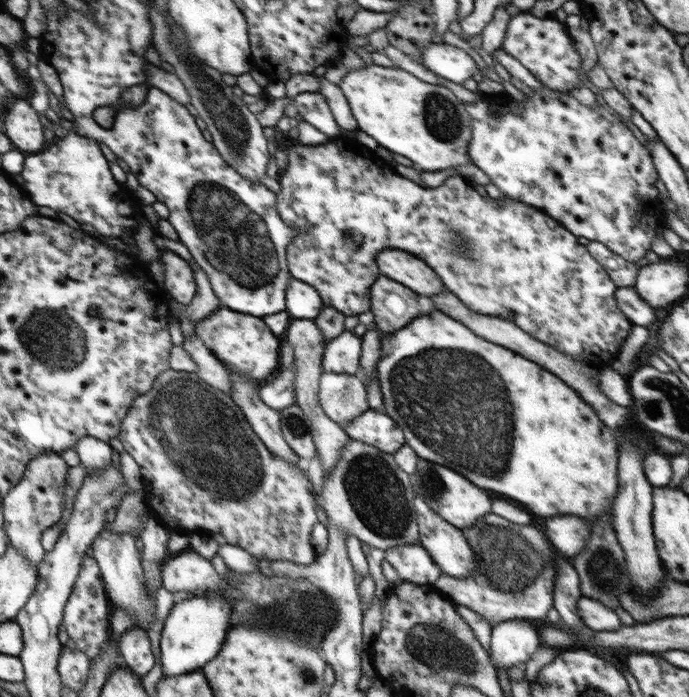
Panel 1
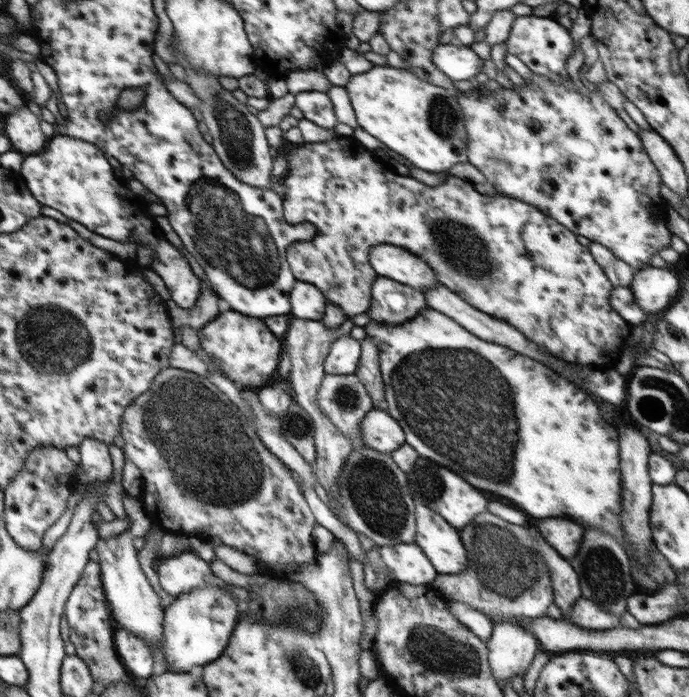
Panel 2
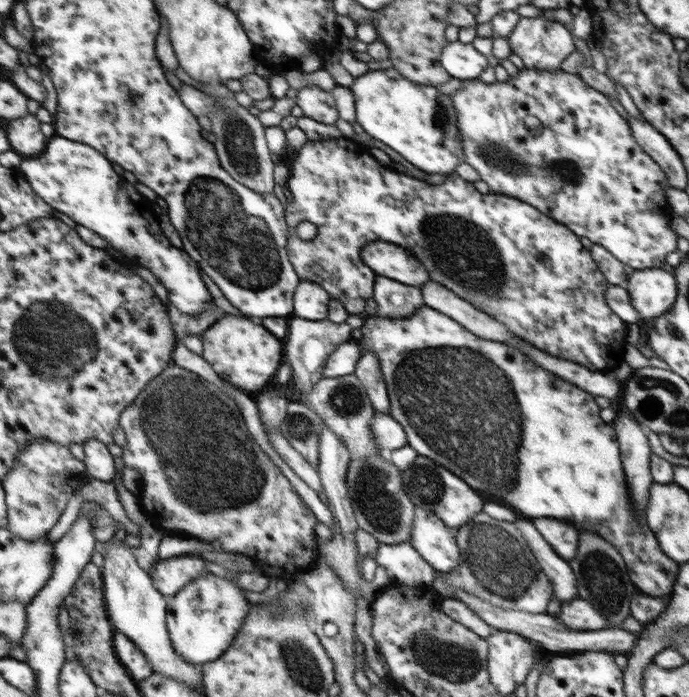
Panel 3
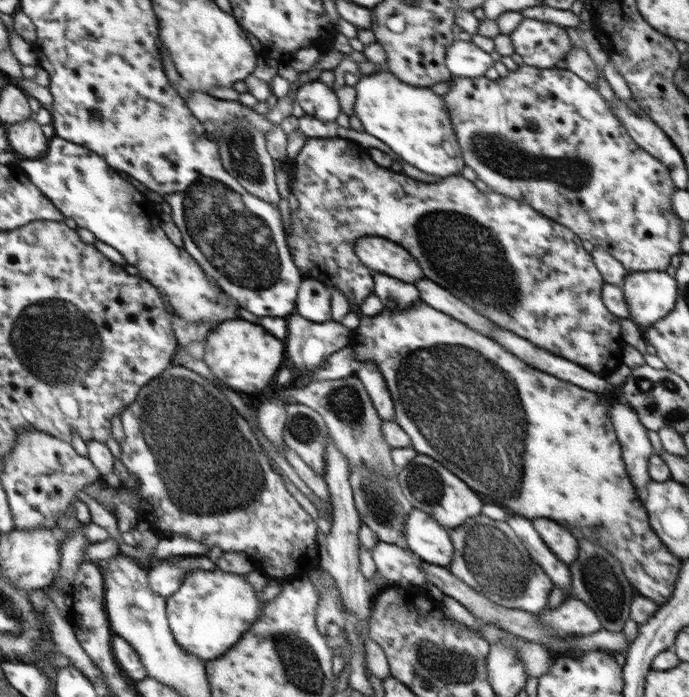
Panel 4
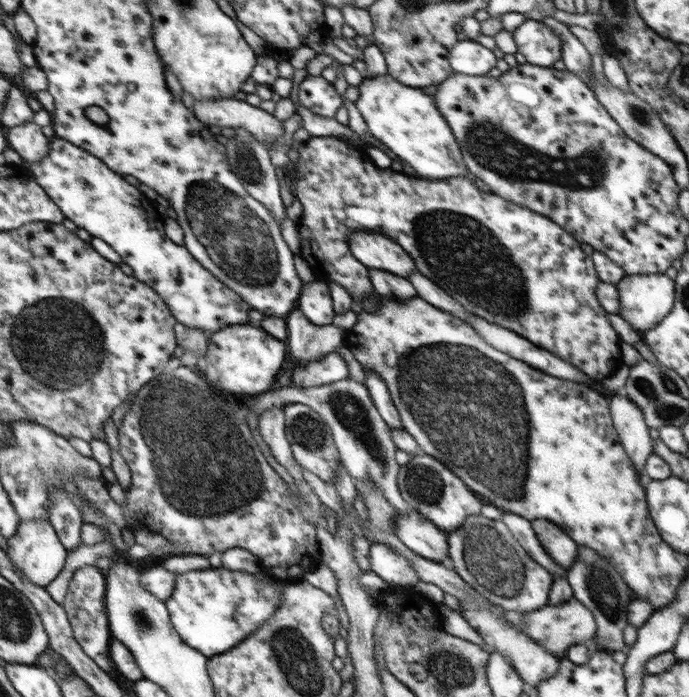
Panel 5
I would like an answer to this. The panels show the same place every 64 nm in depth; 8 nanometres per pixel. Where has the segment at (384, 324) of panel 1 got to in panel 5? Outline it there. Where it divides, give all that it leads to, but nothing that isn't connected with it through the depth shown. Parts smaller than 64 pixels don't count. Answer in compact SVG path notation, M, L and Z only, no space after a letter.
M368 269L374 292L382 297L408 300L417 296L414 285L407 279L391 272Z

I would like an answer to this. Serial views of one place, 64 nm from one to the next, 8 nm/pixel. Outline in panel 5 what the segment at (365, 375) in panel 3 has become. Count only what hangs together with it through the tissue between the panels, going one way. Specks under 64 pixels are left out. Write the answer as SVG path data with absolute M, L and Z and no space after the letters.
M364 370L366 389L369 390L369 395L374 401L375 407L378 409L380 416L386 421L390 428L403 429L402 419L400 418L398 409L393 403L391 394L386 387L386 384L378 374Z

